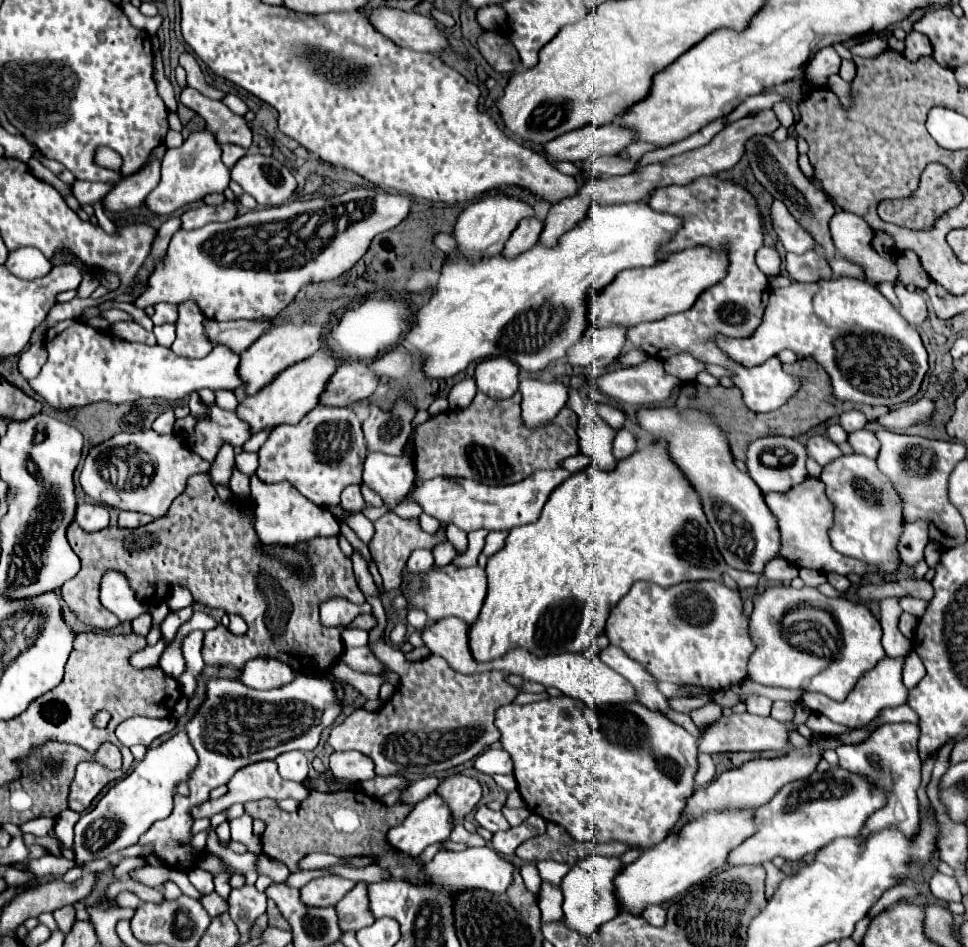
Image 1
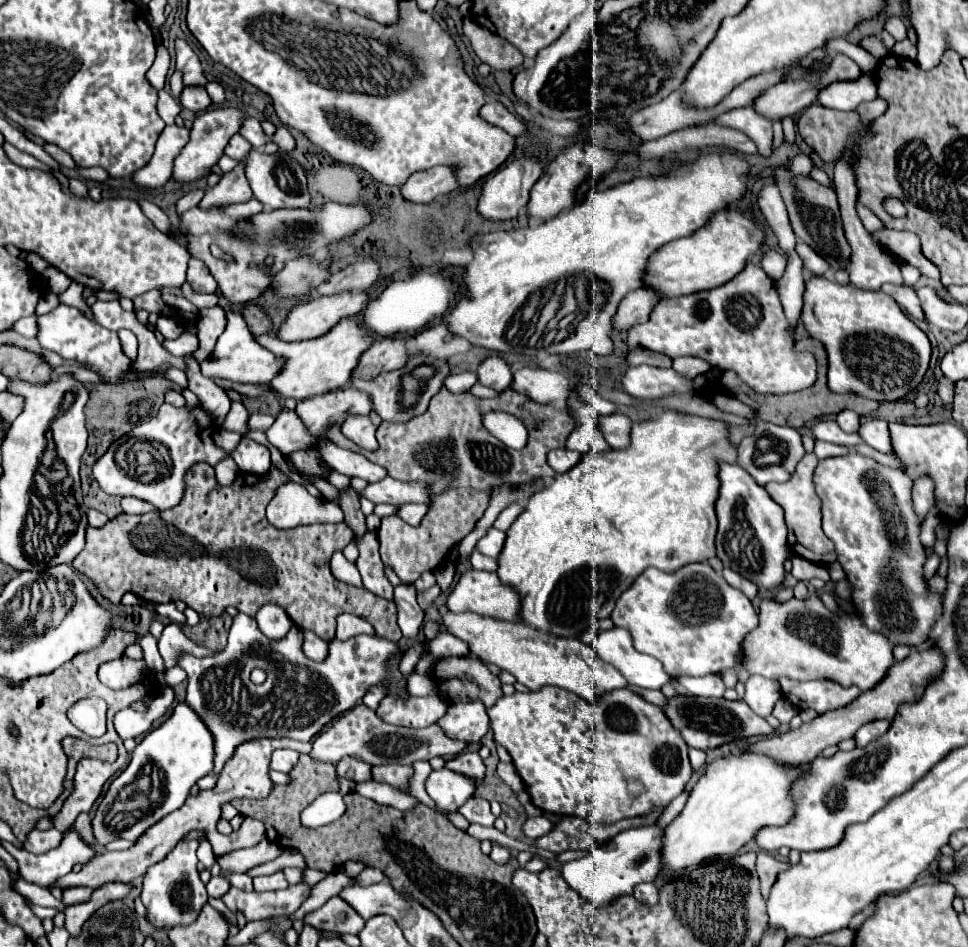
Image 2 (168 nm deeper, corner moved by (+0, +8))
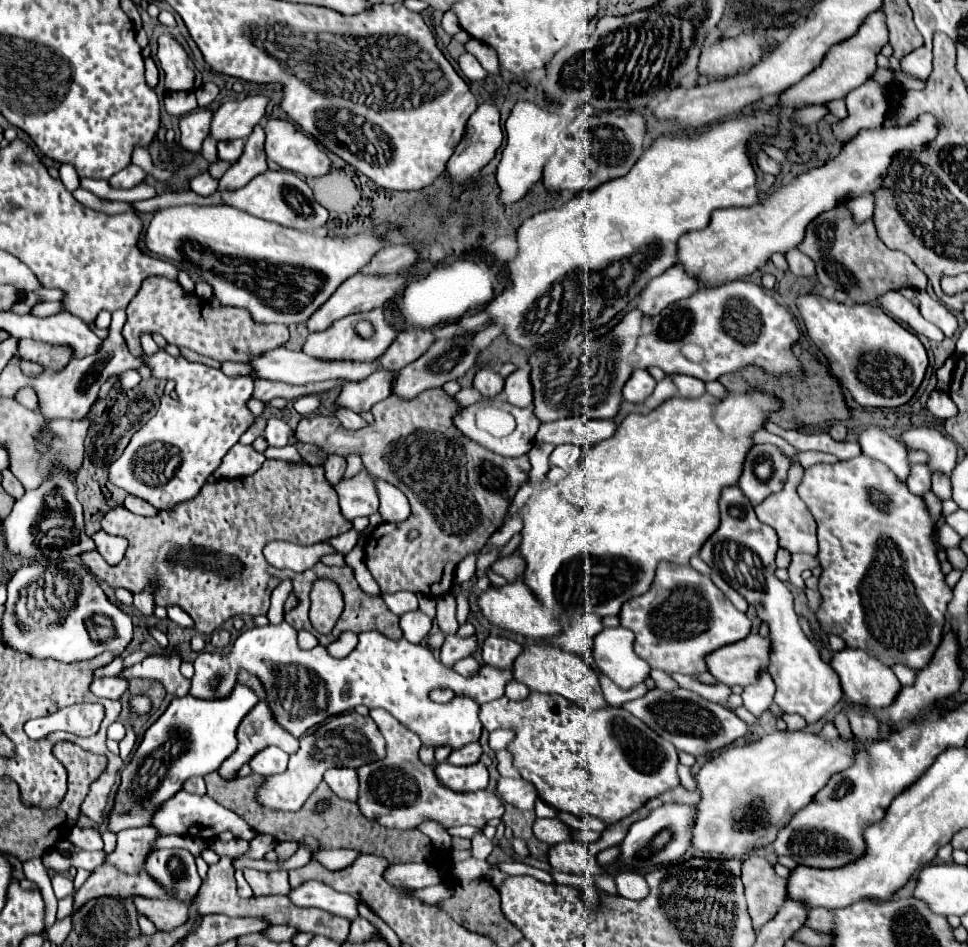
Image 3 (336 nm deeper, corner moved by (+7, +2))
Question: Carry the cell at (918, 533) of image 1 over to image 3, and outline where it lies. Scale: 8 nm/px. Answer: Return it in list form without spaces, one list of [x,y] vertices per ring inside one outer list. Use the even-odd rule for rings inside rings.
[[[913,464],[911,474],[909,474],[905,484],[917,496],[923,496],[925,492],[929,492],[931,490],[931,470],[929,470],[929,466],[927,464]]]

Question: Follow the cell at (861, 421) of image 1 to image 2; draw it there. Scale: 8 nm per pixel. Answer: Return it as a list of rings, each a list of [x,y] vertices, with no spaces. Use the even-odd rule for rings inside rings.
[[[842,410],[836,416],[836,422],[840,424],[840,428],[844,432],[858,432],[858,428],[860,428],[860,416],[854,410]]]

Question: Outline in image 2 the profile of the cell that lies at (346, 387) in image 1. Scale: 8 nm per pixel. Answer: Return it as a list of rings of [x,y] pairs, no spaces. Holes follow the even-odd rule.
[[[380,338],[362,352],[352,378],[362,378],[362,380],[374,380],[382,372],[392,372],[396,368],[402,368],[408,360],[406,348],[404,348],[406,338]]]

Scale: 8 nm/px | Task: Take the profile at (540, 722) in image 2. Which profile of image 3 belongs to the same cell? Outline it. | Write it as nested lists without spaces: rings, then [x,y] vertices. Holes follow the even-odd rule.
[[[531,692],[527,700],[513,702],[501,696],[479,708],[479,720],[485,730],[493,732],[497,728],[513,728],[517,732],[515,740],[509,744],[515,768],[521,776],[535,784],[539,798],[551,804],[559,812],[569,812],[577,816],[597,816],[607,824],[615,824],[641,808],[647,800],[663,794],[669,788],[679,786],[677,774],[677,750],[671,742],[665,742],[659,734],[653,734],[649,726],[633,718],[627,710],[609,706],[607,710],[585,710],[575,702],[561,698],[559,694],[539,694]]]

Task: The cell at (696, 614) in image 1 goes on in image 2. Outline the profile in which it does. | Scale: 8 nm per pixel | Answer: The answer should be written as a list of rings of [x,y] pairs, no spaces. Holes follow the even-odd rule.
[[[688,564],[678,572],[666,574],[658,568],[646,568],[634,584],[622,592],[612,612],[614,626],[626,628],[632,634],[638,652],[658,658],[668,676],[706,676],[720,674],[728,668],[738,668],[742,660],[744,638],[758,628],[758,614],[752,602],[736,588],[732,588],[710,564]]]

